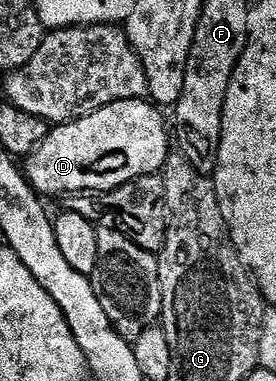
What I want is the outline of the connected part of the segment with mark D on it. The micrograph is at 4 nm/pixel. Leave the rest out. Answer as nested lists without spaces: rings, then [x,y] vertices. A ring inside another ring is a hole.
[[[146,98],[129,101],[113,101],[93,113],[71,123],[52,126],[38,147],[26,156],[25,174],[31,188],[40,197],[63,195],[70,197],[80,193],[102,193],[125,185],[142,175],[162,172],[169,154],[169,123],[163,120],[164,112]]]

